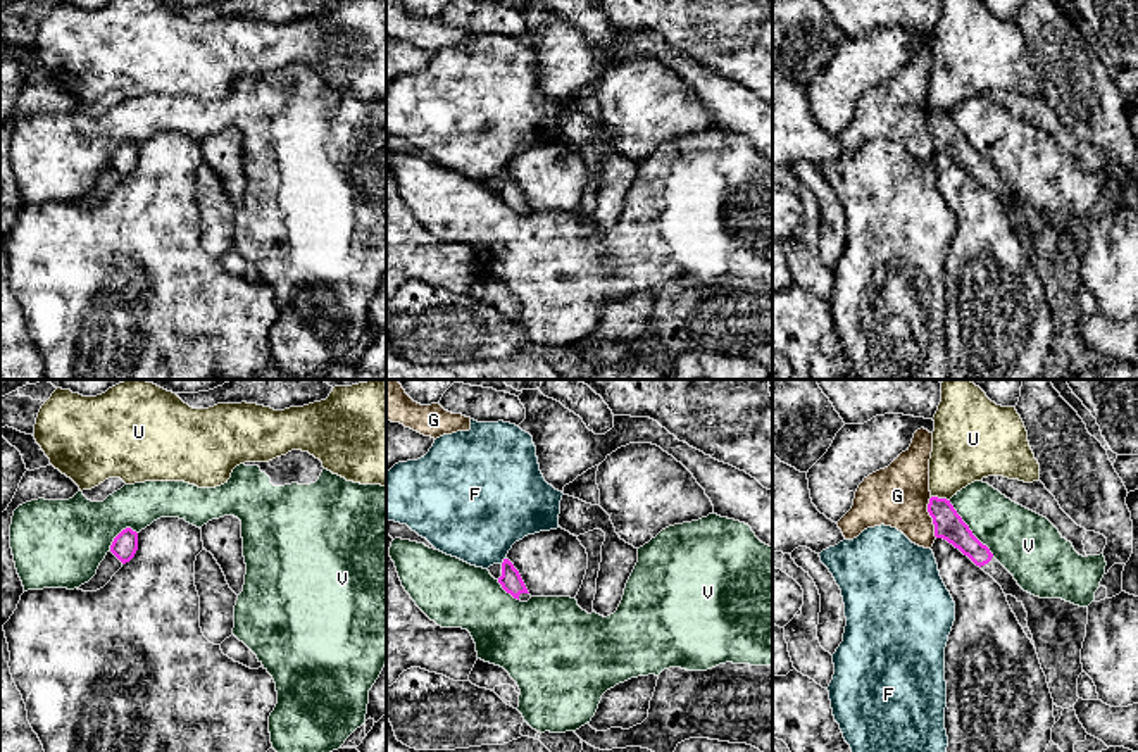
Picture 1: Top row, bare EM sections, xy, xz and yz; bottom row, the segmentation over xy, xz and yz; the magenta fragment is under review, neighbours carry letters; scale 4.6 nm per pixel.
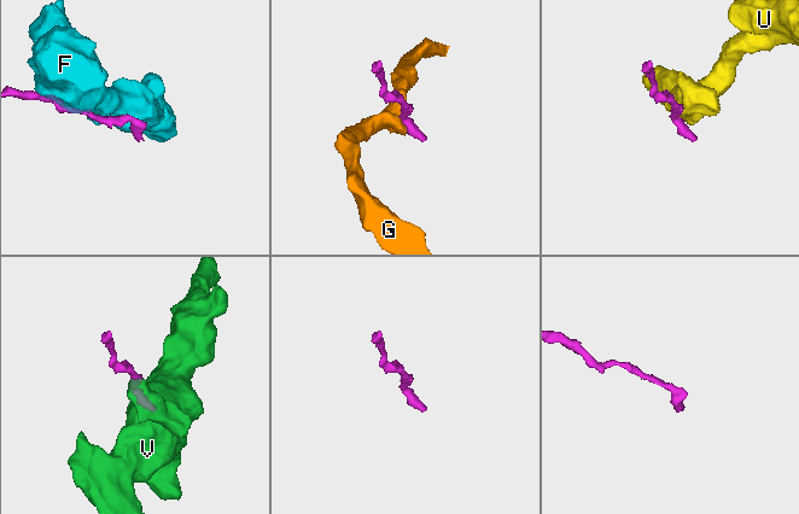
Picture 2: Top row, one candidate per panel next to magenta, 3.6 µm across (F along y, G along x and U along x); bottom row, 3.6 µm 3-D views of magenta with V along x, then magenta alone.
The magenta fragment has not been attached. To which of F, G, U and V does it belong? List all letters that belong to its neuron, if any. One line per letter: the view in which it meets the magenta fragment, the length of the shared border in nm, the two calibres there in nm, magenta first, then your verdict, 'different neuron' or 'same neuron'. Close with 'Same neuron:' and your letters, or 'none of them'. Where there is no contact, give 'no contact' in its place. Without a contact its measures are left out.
F: contact in xz; length 40 nm; calibres 100 and 440 nm; different neuron
G: contact in yz; length 190 nm; calibres 140 and 280 nm; different neuron
U: contact in yz; length 90 nm; calibres 140 and 280 nm; different neuron
V: contact in yz; length 340 nm; calibres 140 and 280 nm; different neuron
Same neuron: none of them

